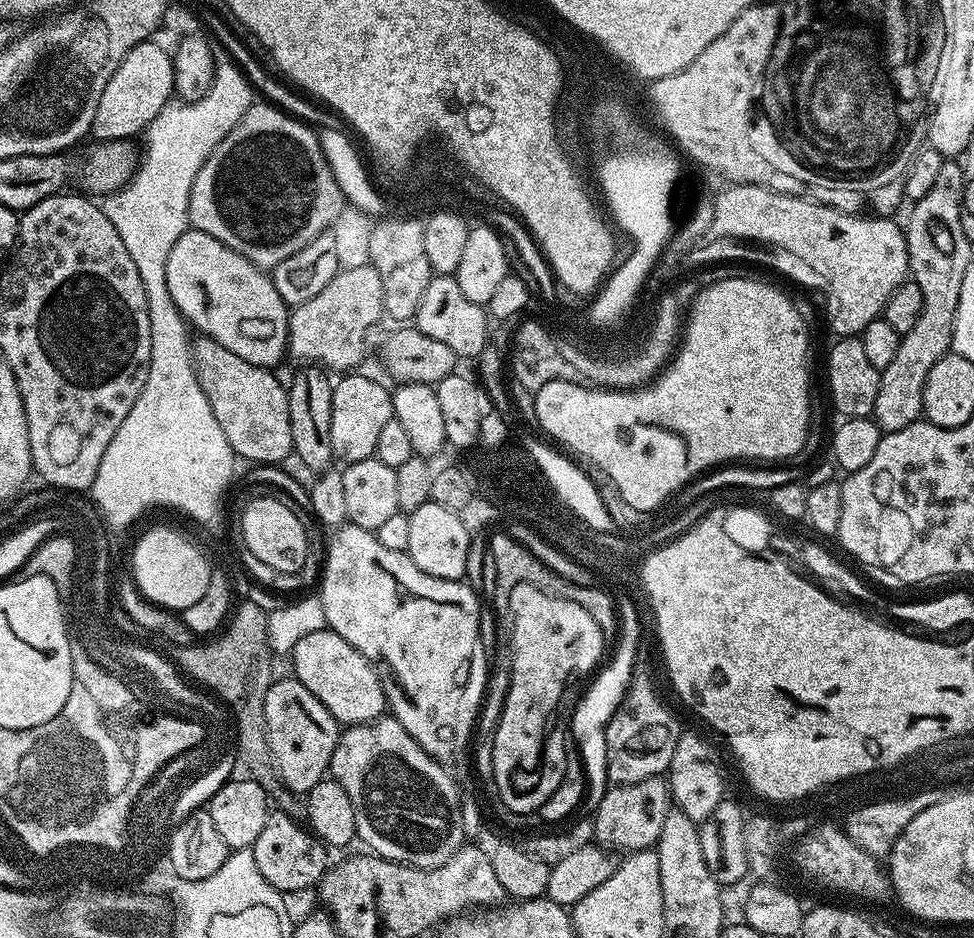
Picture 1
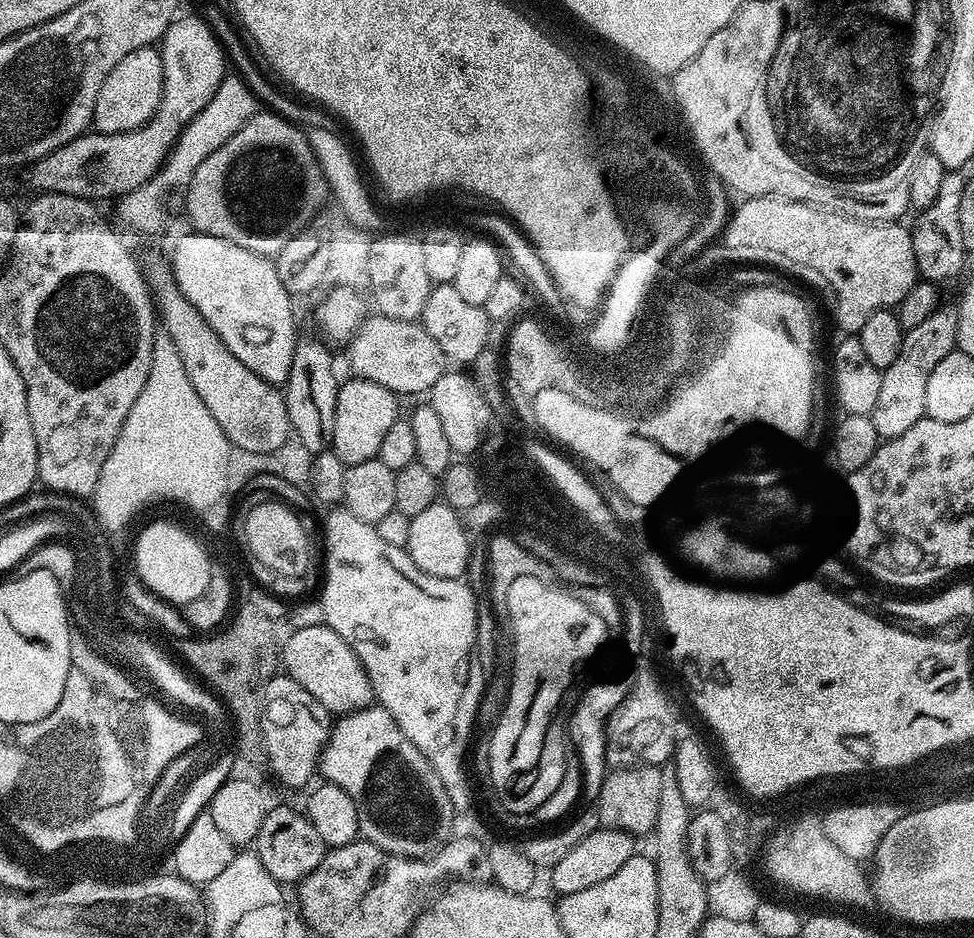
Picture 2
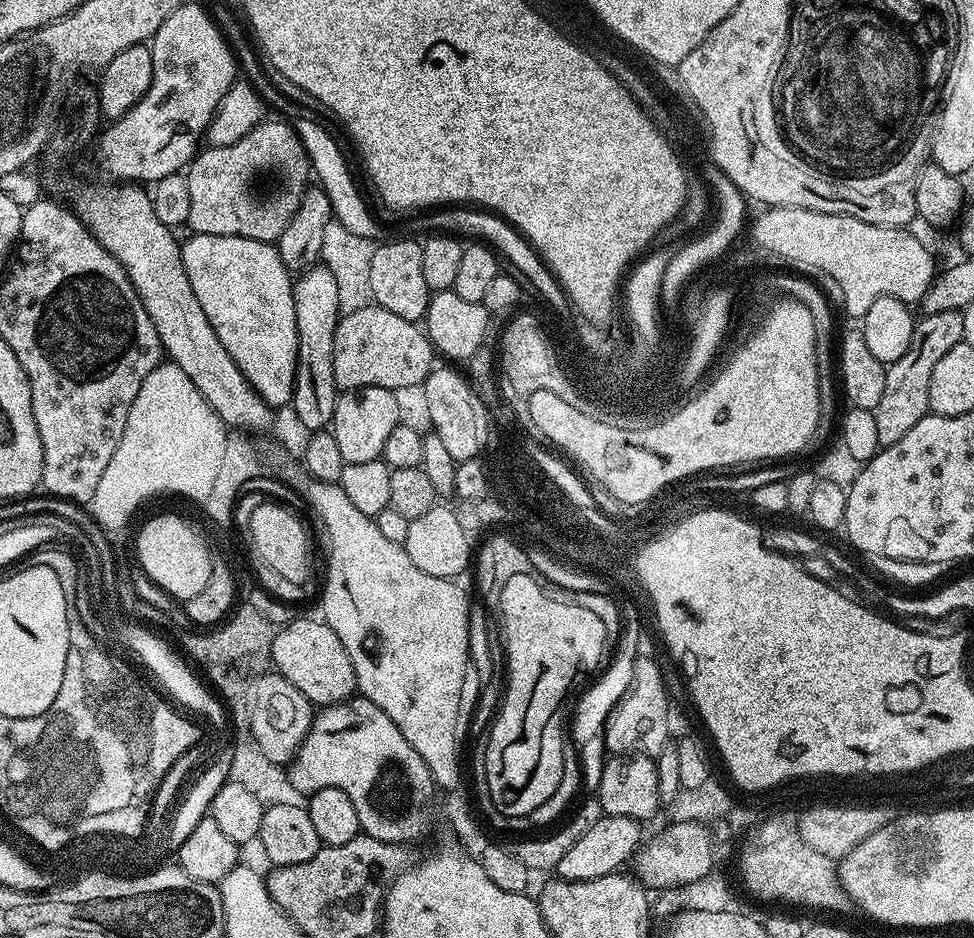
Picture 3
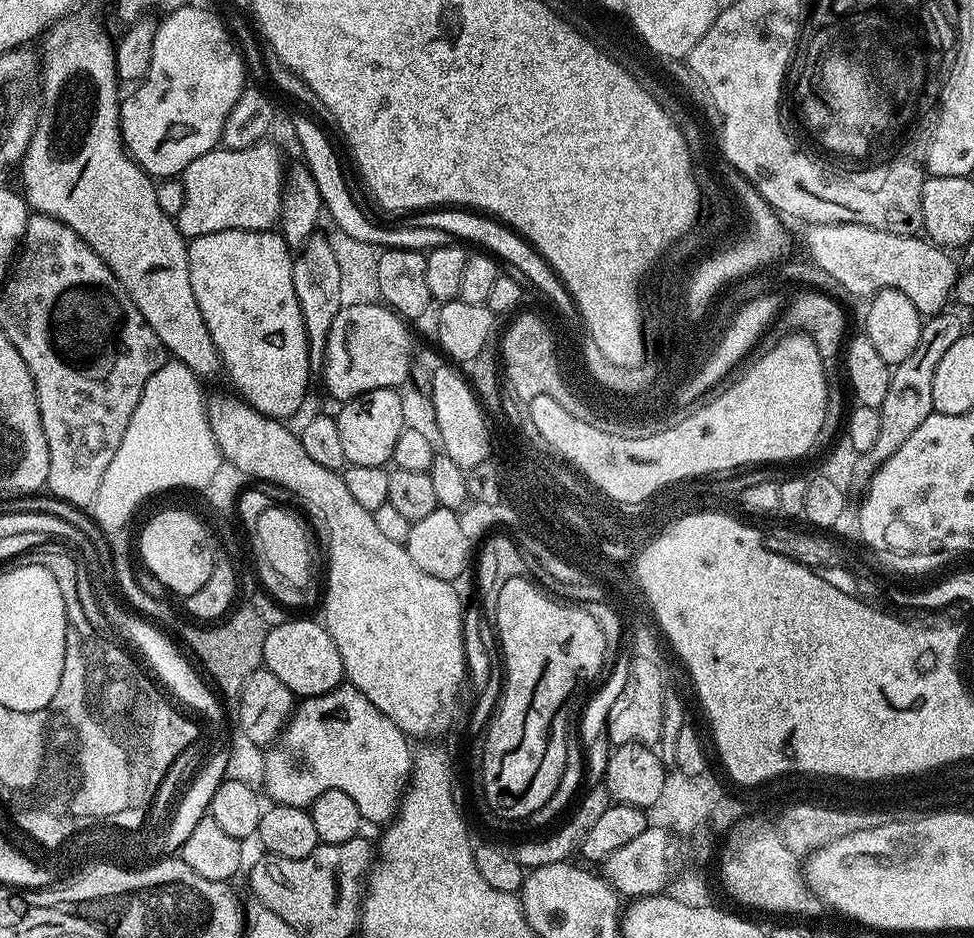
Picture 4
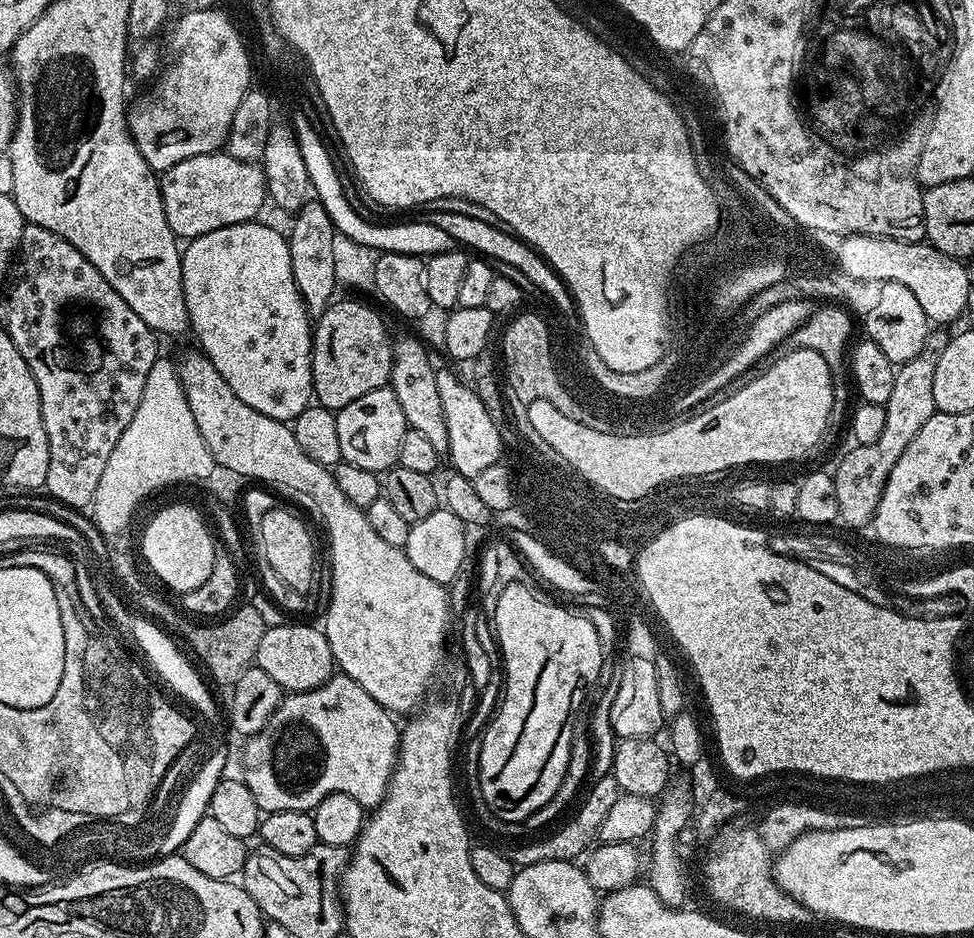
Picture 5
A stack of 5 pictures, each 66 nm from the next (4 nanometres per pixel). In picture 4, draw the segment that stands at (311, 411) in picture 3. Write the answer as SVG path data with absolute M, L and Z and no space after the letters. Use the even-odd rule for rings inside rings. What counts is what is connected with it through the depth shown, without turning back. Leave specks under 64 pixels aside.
M314 234L304 243L304 247L295 253L292 262L292 277L294 278L294 294L298 294L298 306L302 310L302 322L306 326L308 339L308 366L312 370L324 367L324 351L326 338L330 330L330 322L342 307L340 302L340 275L338 262L334 259L334 250L330 246L328 236Z

